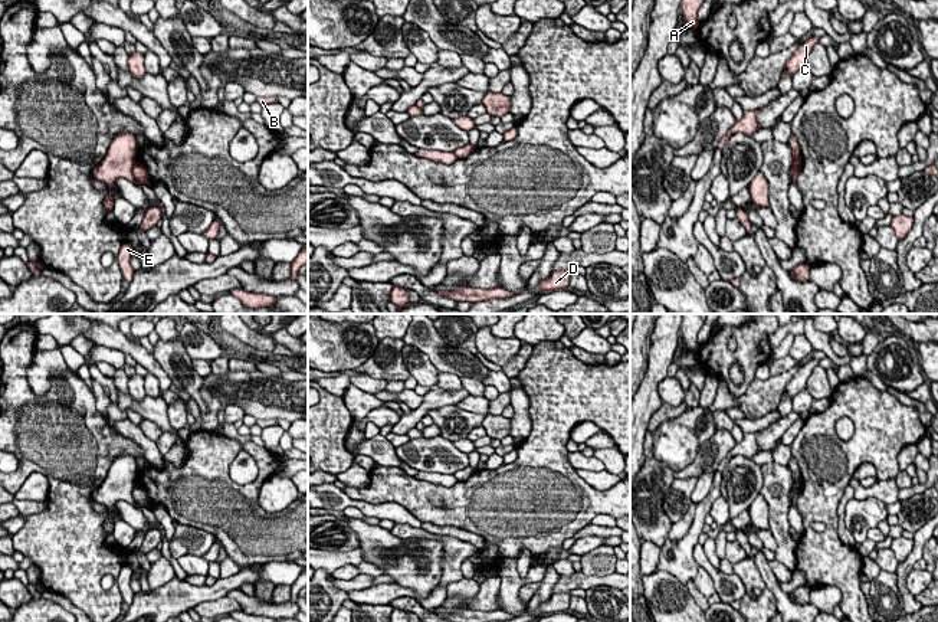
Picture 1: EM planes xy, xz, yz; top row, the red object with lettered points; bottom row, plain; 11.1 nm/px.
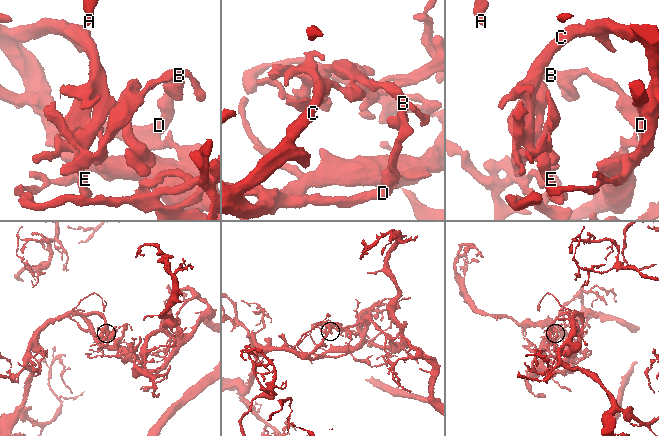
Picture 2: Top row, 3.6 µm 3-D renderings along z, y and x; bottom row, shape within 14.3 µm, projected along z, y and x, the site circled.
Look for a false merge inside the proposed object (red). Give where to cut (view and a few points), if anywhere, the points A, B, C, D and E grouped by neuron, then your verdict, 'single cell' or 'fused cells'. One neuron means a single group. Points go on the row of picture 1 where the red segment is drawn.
cut in xy along (135, 163), (133, 169), (134, 180); A C E / B D; fused cells

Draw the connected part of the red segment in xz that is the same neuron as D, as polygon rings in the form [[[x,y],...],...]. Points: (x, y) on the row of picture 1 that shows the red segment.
[[[570,269],[552,271],[551,276],[545,281],[541,281],[535,291],[548,292],[564,289],[565,287],[570,285],[570,276],[571,276]]]

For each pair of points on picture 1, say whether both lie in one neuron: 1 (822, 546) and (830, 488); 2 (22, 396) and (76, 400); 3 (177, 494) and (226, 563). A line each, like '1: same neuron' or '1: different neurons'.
1: same neuron
2: same neuron
3: different neurons

